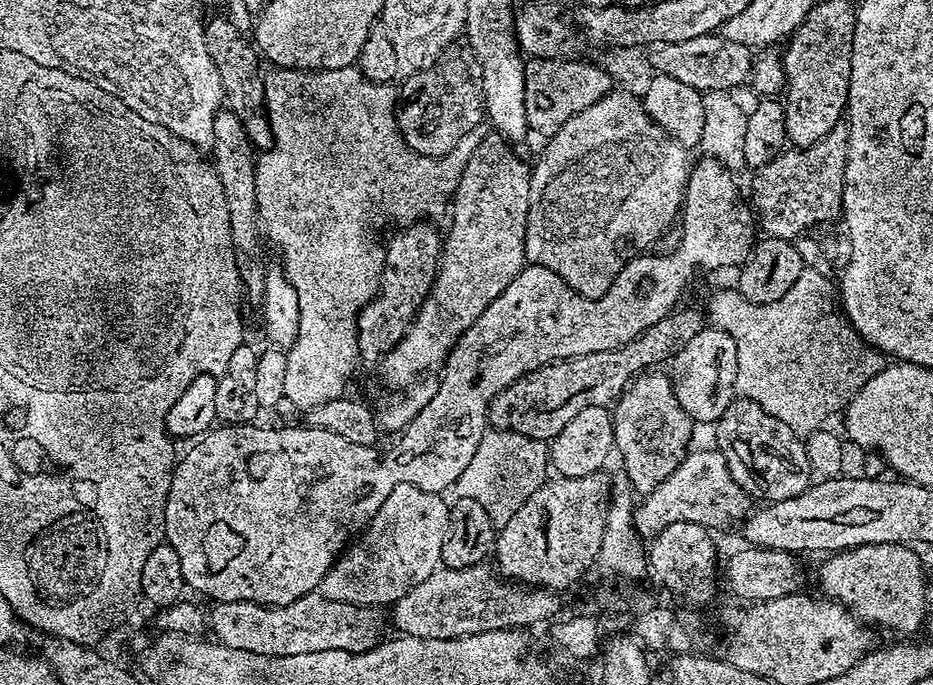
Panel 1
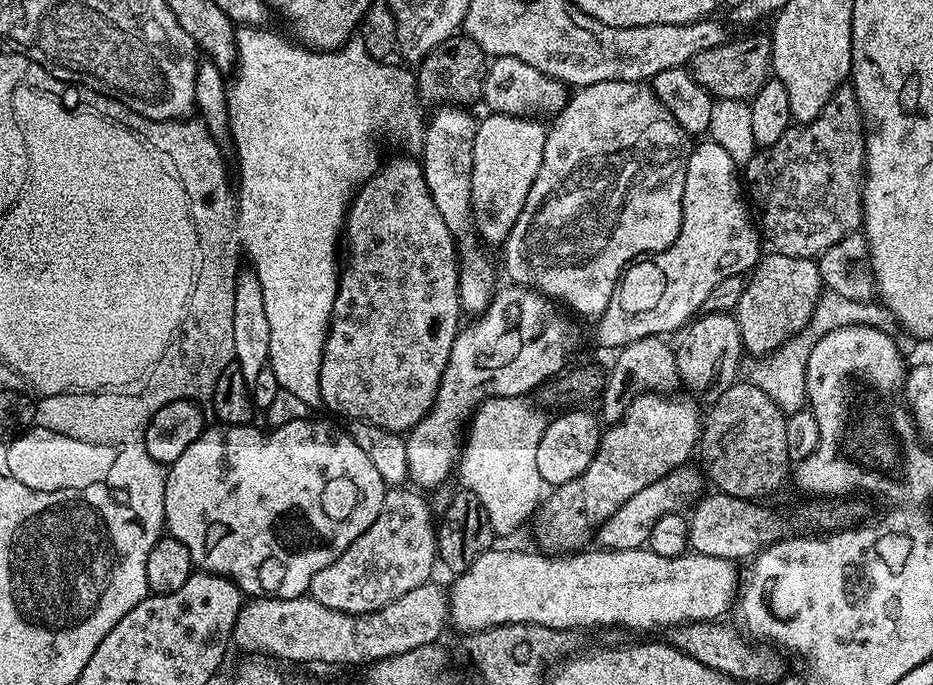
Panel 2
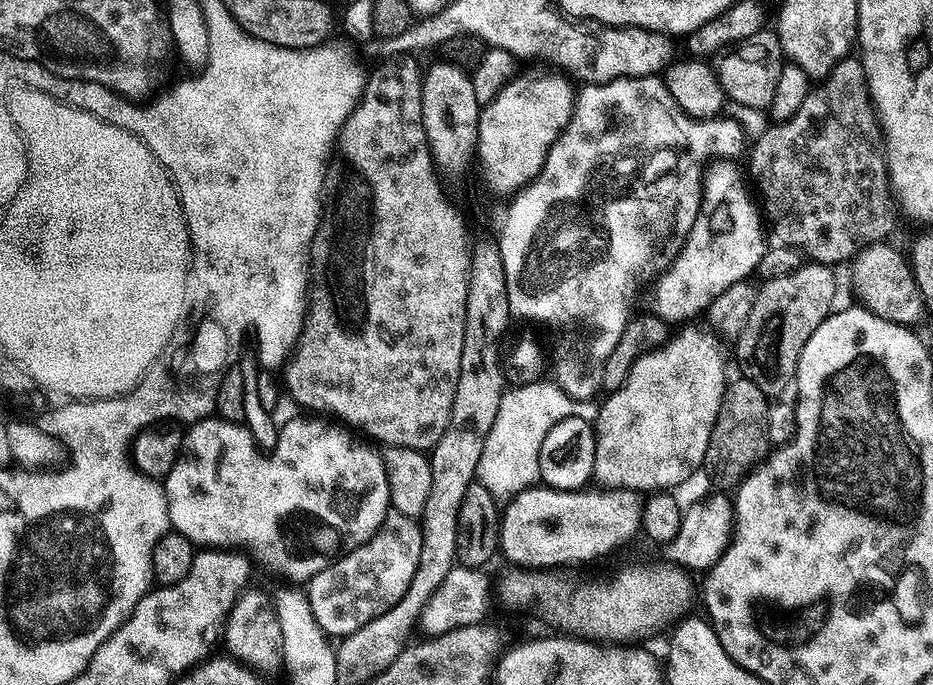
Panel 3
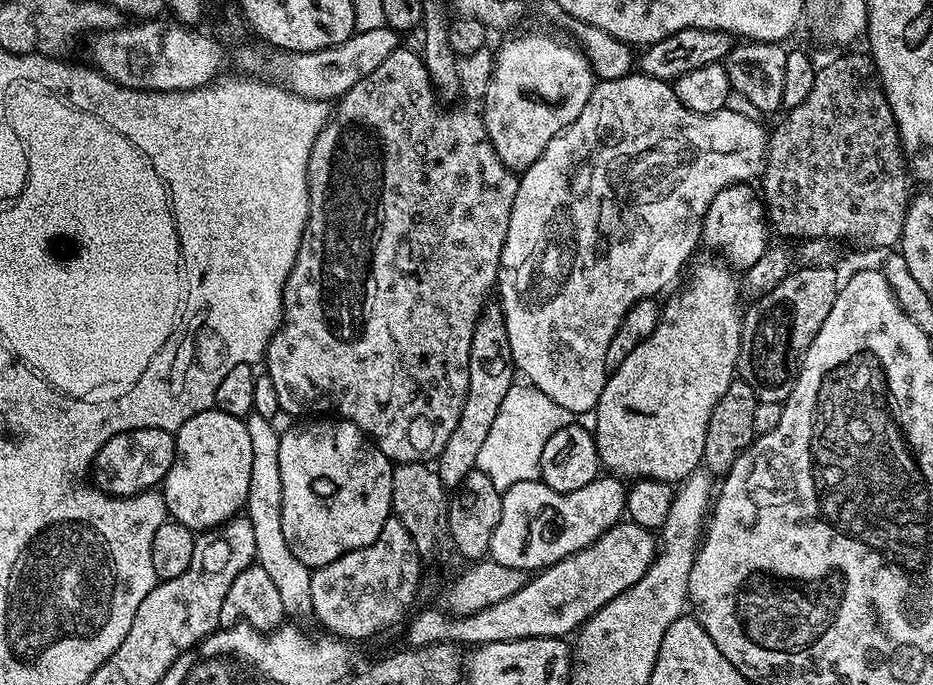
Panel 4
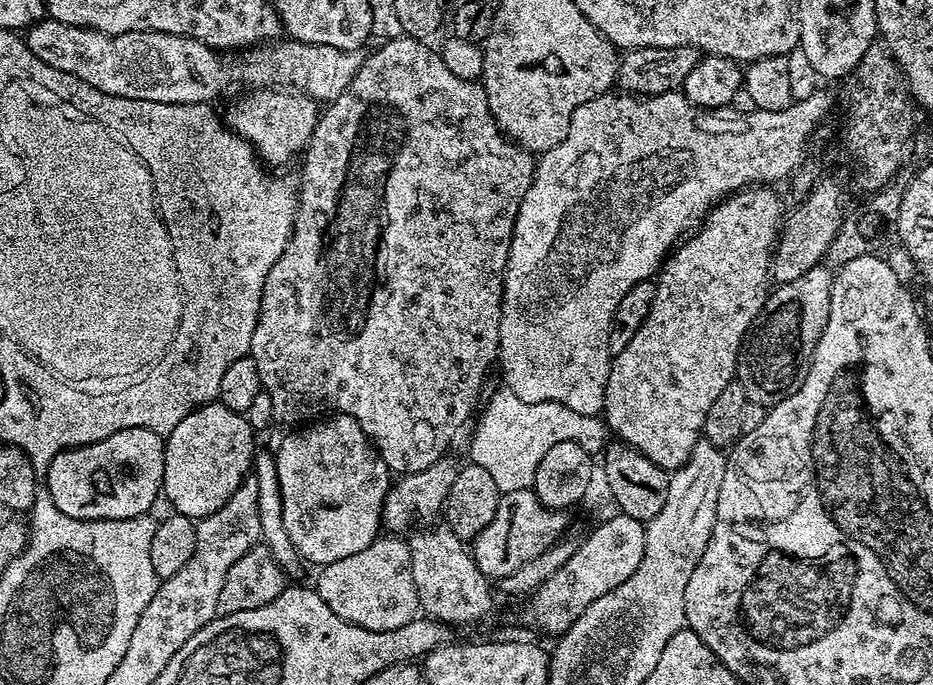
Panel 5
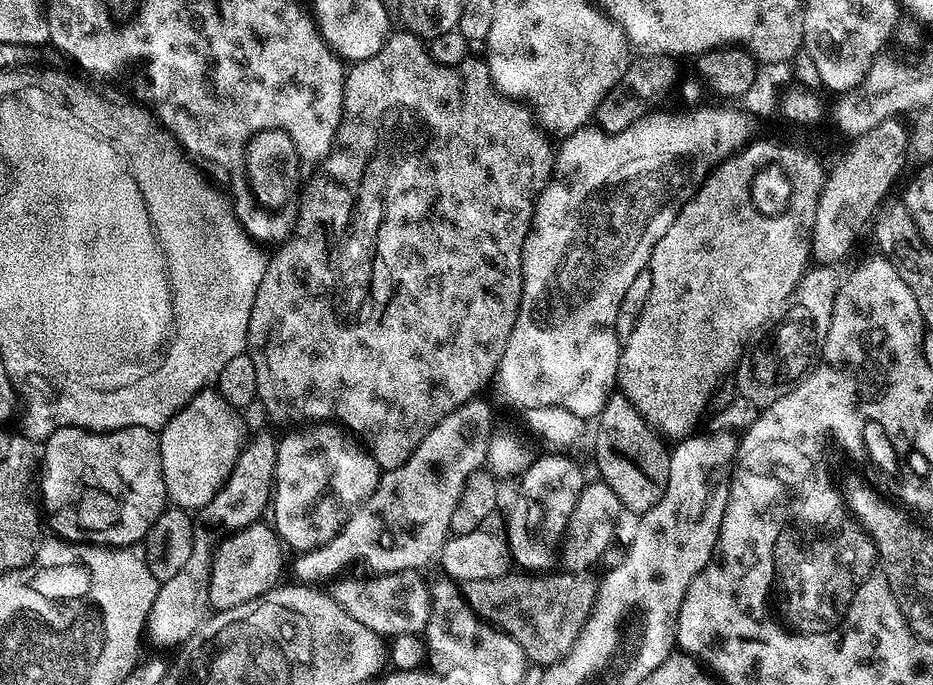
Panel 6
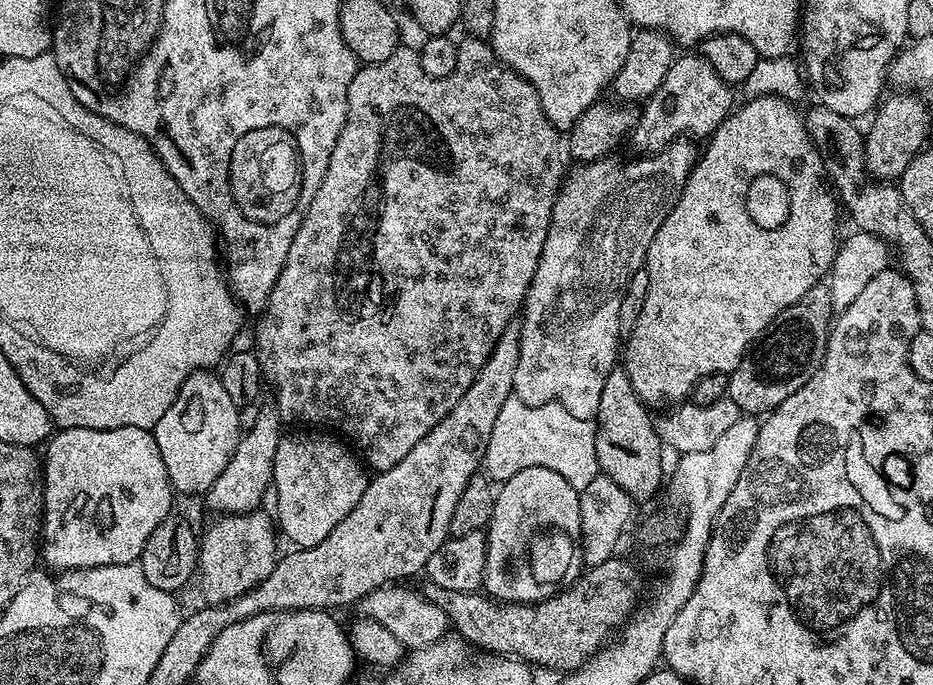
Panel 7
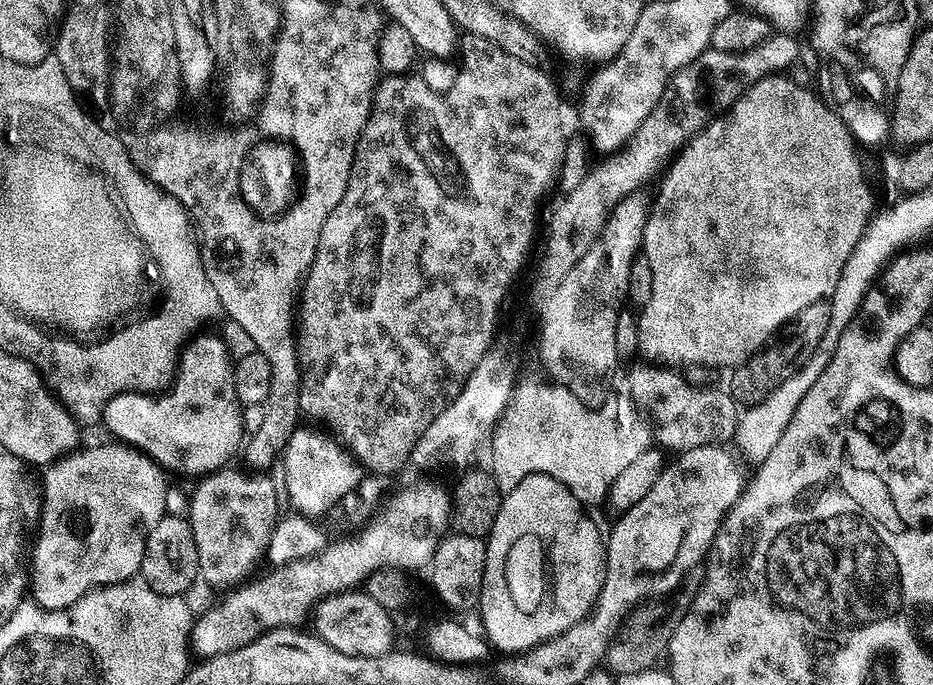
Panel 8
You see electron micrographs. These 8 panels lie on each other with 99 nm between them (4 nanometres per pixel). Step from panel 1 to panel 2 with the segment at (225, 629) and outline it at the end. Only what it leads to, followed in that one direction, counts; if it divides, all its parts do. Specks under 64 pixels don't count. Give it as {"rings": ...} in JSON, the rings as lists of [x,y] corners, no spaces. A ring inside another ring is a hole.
{"rings":[[[429,582],[410,590],[410,594],[402,594],[402,598],[385,608],[362,616],[330,610],[308,594],[285,600],[252,598],[240,605],[232,631],[232,644],[242,648],[243,653],[263,654],[277,661],[371,666],[377,660],[388,660],[391,656],[437,643],[444,627],[447,629],[450,624],[448,598],[445,589],[443,592],[436,582]]]}

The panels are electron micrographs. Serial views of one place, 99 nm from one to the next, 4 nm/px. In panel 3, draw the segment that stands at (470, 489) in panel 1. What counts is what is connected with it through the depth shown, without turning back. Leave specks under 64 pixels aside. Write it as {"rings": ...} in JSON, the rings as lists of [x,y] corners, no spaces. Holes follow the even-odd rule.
{"rings":[[[554,380],[532,381],[505,389],[499,402],[498,414],[487,435],[479,458],[477,481],[498,502],[506,502],[540,480],[542,441],[558,422],[568,417],[582,418],[593,423],[599,412],[597,401],[574,399],[558,387]]]}

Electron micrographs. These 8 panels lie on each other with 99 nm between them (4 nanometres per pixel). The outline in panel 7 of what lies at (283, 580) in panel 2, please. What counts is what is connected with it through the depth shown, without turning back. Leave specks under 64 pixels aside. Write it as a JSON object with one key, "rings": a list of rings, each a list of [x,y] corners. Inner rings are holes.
{"rings":[[[197,370],[182,382],[178,398],[156,423],[154,435],[173,489],[188,496],[207,494],[210,486],[218,482],[218,474],[226,470],[226,462],[230,462],[230,454],[240,441],[240,410],[215,371]],[[284,434],[280,437],[272,471],[276,492],[274,516],[279,531],[283,535],[285,532],[296,548],[318,546],[318,542],[327,538],[330,530],[334,530],[334,526],[338,526],[338,522],[342,522],[342,518],[358,506],[366,490],[370,476],[365,465],[358,459],[357,453],[343,439],[340,440],[331,440],[328,436]]]}

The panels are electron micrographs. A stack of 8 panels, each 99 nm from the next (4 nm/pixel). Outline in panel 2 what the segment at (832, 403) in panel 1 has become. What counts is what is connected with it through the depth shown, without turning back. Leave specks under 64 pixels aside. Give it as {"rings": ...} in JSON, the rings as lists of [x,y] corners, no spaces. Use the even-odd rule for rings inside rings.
{"rings":[[[825,291],[816,304],[816,309],[812,315],[812,320],[808,323],[808,327],[803,332],[799,332],[797,336],[791,336],[772,355],[753,359],[751,361],[752,369],[746,374],[747,379],[754,386],[766,390],[766,394],[770,394],[770,398],[785,414],[795,414],[805,407],[808,398],[806,366],[816,341],[822,339],[827,332],[833,332],[851,324],[879,325],[881,323],[880,319],[885,319],[885,316],[885,309],[879,303],[851,301],[849,298],[842,298],[840,294]]]}

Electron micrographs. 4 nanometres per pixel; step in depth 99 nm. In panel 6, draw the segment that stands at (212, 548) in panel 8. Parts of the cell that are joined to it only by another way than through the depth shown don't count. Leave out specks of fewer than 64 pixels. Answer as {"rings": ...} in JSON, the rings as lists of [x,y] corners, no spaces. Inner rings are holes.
{"rings":[[[257,522],[246,526],[240,532],[233,532],[225,535],[223,539],[216,545],[216,550],[212,554],[212,573],[210,574],[210,590],[208,591],[208,606],[209,609],[221,612],[222,610],[234,610],[234,606],[242,606],[251,600],[258,600],[262,594],[266,594],[272,588],[277,587],[281,583],[280,571],[284,568],[284,552],[286,553],[285,545],[282,543],[279,536],[276,535],[276,529],[271,523],[264,524],[265,522]]]}

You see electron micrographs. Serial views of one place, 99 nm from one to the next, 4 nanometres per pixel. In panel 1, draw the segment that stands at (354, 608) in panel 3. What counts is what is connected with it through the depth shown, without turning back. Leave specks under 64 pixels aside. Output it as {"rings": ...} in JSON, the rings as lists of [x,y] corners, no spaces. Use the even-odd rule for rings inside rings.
{"rings":[[[394,486],[386,502],[378,506],[378,514],[374,514],[374,518],[363,532],[345,547],[336,563],[332,565],[332,569],[324,575],[319,591],[334,602],[350,602],[361,606],[391,606],[398,598],[402,598],[402,594],[414,590],[418,582],[426,582],[426,578],[430,578],[430,574],[434,574],[437,568],[441,567],[440,555],[448,529],[450,507],[449,501],[446,502],[444,499],[441,493],[418,490],[418,486]]]}

